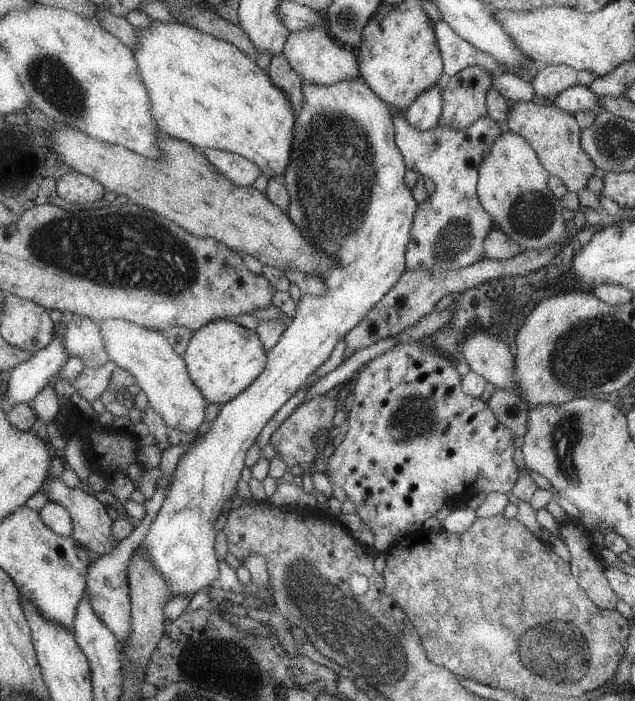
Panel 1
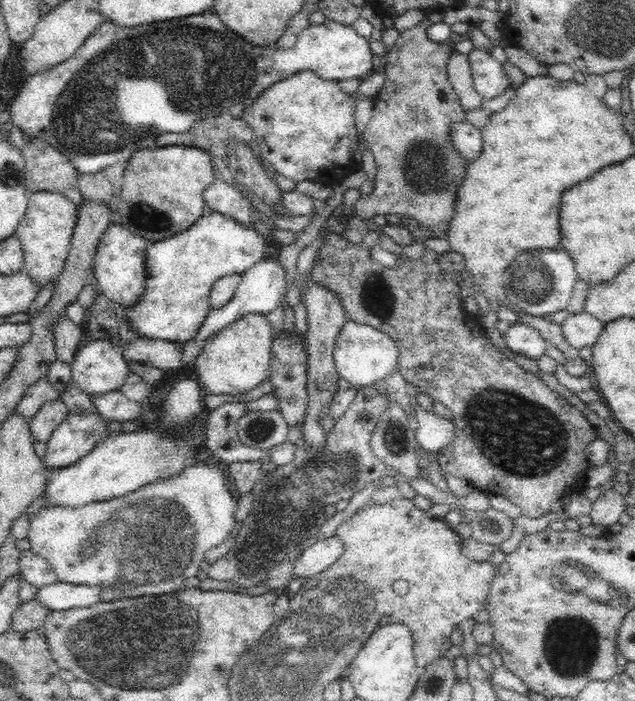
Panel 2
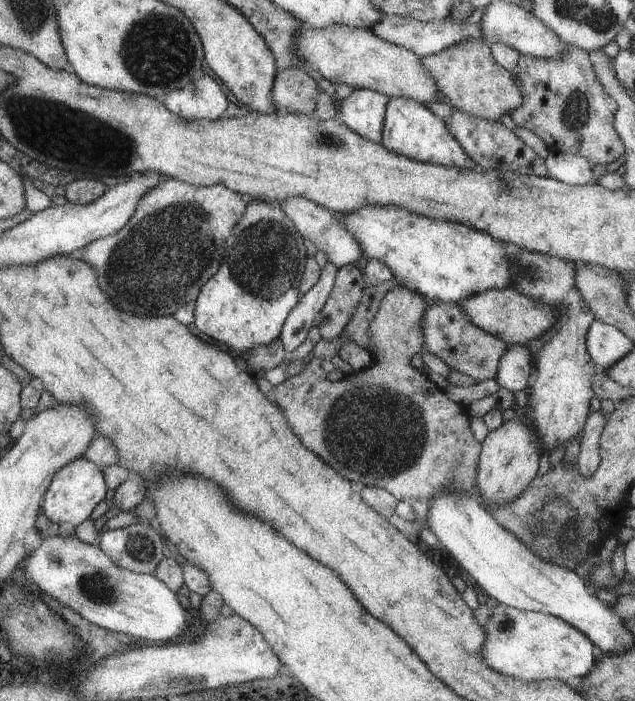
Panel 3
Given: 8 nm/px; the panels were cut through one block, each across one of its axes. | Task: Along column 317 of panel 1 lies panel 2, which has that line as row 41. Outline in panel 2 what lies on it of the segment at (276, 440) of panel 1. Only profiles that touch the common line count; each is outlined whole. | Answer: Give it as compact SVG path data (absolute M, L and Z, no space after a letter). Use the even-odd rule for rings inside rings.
M425 16L412 28L403 30L395 44L383 56L385 81L374 97L374 112L363 131L367 147L376 163L375 187L372 194L358 199L356 213L364 219L372 219L376 214L399 214L401 217L413 218L422 228L436 232L435 235L439 236L454 218L454 202L466 174L464 159L452 143L452 126L467 120L466 111L462 109L446 75L448 55L453 51L455 40L460 36L452 35L453 37L441 43L430 41L425 33L430 24ZM440 94L444 94L443 101L438 99Z

